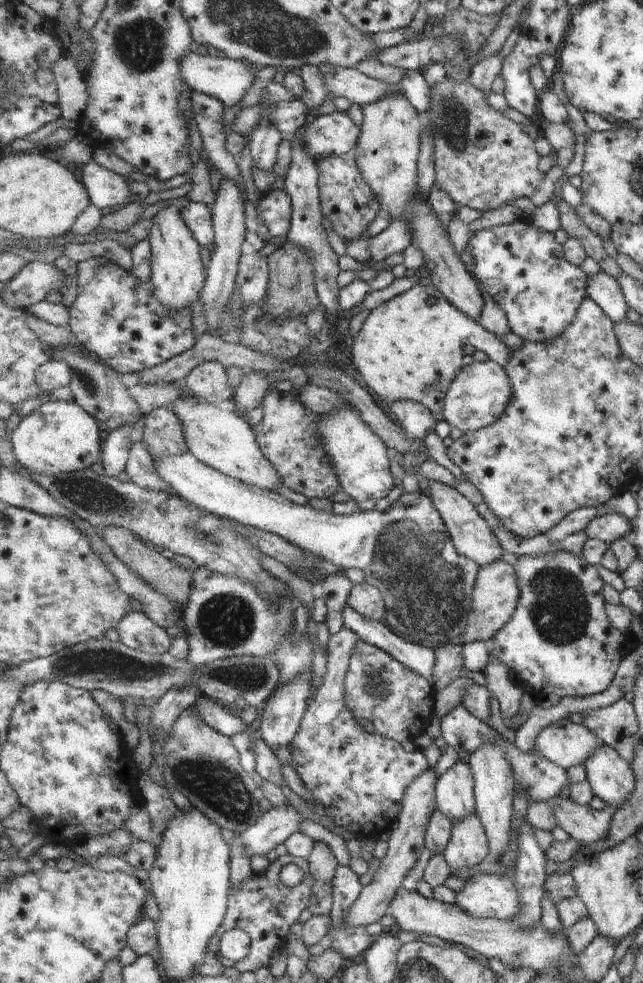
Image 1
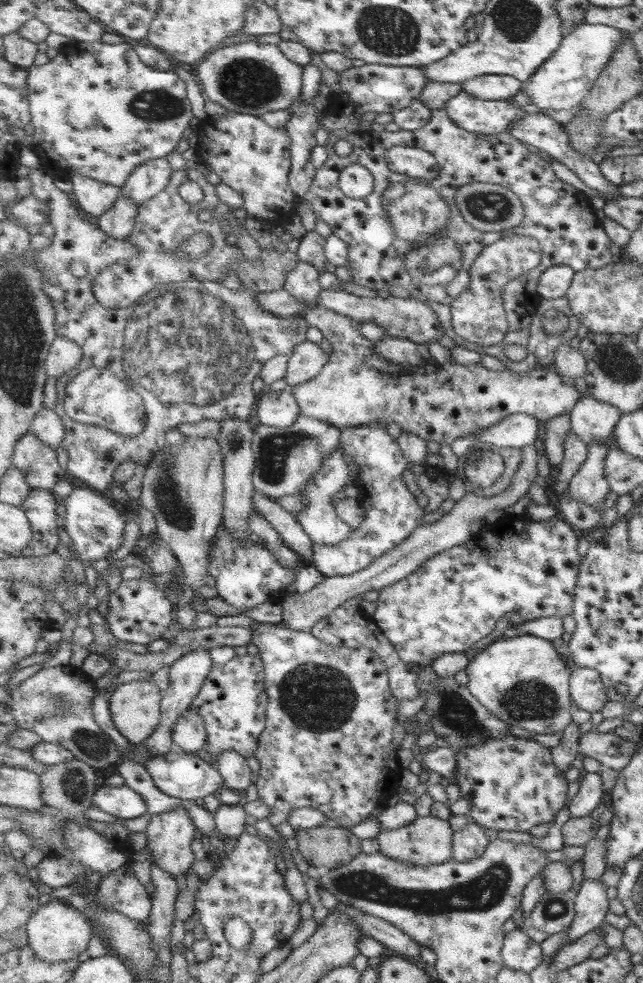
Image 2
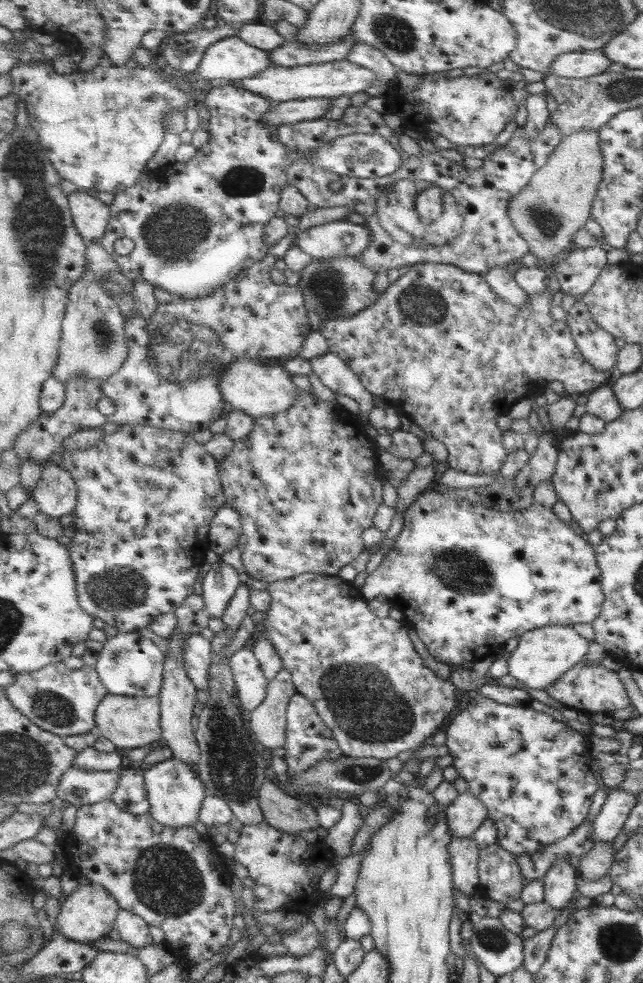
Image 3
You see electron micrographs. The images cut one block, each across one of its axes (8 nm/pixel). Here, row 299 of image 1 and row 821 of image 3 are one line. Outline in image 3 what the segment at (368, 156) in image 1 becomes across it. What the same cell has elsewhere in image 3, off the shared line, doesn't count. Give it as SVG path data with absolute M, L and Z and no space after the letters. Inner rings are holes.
M473 792L461 793L447 810L447 824L451 828L451 836L471 838L483 822L489 818L487 806Z

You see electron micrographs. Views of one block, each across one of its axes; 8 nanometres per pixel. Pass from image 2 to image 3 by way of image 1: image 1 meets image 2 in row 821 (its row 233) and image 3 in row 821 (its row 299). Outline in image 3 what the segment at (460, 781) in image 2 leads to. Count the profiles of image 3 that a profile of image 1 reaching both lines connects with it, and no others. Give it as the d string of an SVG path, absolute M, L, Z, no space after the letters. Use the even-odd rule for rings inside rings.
M469 690L469 706L448 722L446 745L452 756L452 766L473 792L487 806L489 818L497 826L497 843L507 852L521 856L542 851L558 840L565 839L579 828L591 812L593 796L602 788L598 772L591 768L589 734L581 734L567 723L555 720L545 712L528 705L512 706L492 700L482 690Z

